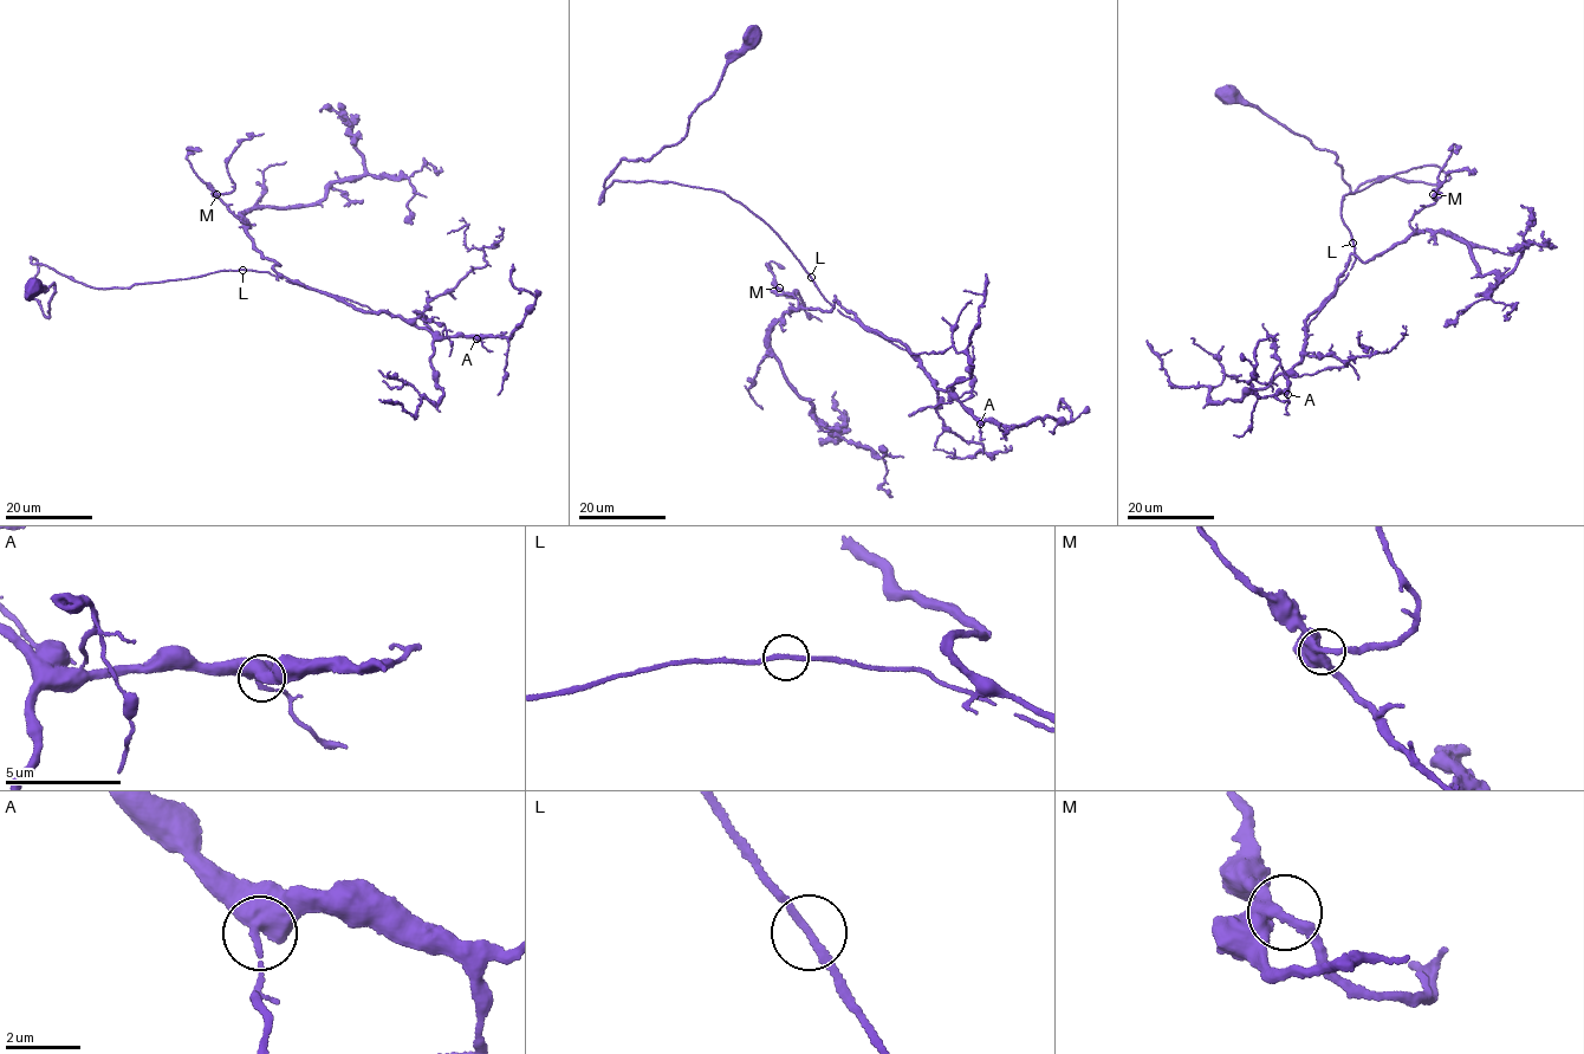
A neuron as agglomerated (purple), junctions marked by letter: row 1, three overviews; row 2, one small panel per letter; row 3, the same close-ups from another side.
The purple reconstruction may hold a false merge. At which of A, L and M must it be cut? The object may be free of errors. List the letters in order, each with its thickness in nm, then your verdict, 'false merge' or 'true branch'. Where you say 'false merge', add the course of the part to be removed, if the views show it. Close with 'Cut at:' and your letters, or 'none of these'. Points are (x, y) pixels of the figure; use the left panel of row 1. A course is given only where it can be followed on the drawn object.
A: calibre 500 nm; true branch
L: calibre 200 nm; true branch
M: calibre 400 nm; true branch
Cut at: none of these

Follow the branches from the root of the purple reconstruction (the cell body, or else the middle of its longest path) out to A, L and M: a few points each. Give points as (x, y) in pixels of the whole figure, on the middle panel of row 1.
A: (752, 37), (685, 138), (622, 160), (599, 204), (616, 180), (727, 194), (826, 301), (914, 355), (980, 424)
L: (752, 37), (685, 138), (622, 160), (599, 204), (616, 180), (719, 191), (763, 219), (811, 277)
M: (752, 37), (685, 138), (622, 160), (599, 202), (616, 180), (727, 194), (856, 318), (779, 288)

